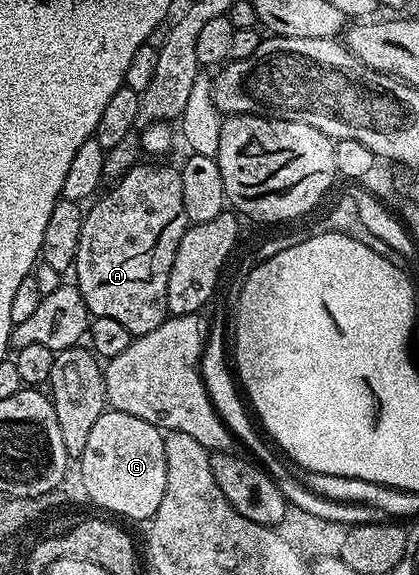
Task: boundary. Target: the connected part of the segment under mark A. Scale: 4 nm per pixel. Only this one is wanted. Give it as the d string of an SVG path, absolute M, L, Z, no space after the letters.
M162 161L150 162L154 163L137 162L122 176L113 180L89 204L90 211L88 207L82 220L80 245L76 249L72 268L76 286L80 289L84 305L90 310L91 316L113 317L134 337L152 333L152 329L156 329L168 318L166 310L168 277L172 273L172 261L176 257L180 237L184 237L188 226L184 213L181 170L177 166L165 167L160 163Z

